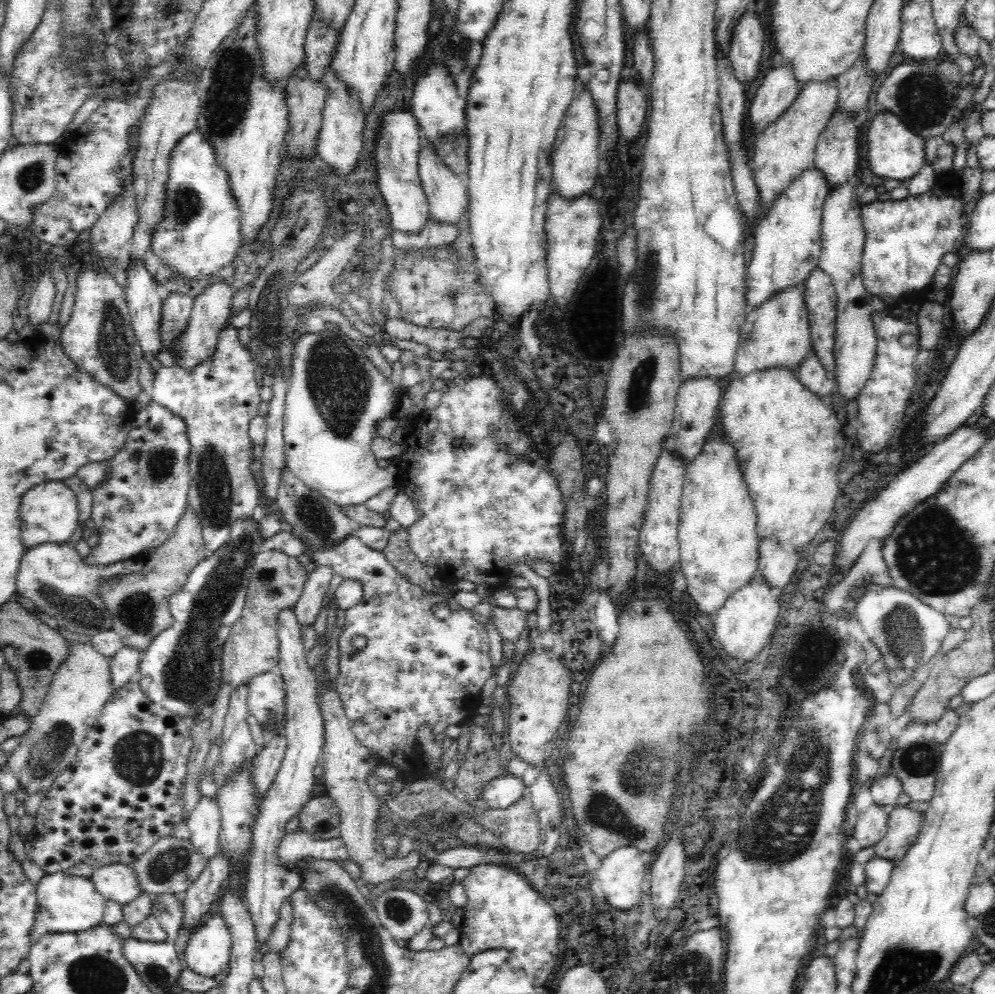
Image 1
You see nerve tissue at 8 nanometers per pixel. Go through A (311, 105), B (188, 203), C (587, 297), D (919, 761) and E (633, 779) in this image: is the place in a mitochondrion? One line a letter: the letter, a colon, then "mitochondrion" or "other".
A: other
B: mitochondrion
C: other
D: mitochondrion
E: mitochondrion

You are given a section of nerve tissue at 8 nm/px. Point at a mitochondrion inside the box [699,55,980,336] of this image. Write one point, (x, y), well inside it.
(921, 98)

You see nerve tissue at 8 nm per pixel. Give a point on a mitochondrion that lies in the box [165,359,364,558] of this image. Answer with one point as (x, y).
(214, 482)

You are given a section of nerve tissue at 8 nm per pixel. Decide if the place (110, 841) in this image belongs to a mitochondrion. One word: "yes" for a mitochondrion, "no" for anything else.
no

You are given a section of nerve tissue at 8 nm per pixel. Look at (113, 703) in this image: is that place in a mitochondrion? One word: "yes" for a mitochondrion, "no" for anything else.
no

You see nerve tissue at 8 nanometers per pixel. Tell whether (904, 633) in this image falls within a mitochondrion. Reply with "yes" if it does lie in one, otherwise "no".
yes

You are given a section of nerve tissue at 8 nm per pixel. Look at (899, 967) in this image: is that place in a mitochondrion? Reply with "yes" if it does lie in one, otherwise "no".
yes

